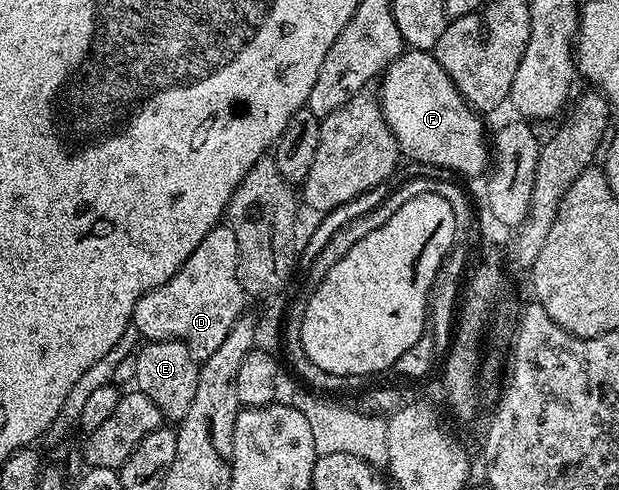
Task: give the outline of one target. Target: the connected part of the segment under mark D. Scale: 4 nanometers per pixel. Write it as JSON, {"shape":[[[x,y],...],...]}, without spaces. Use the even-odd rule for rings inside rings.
{"shape":[[[218,225],[199,241],[195,253],[183,261],[183,265],[163,285],[159,285],[154,291],[148,291],[139,301],[133,310],[132,330],[138,331],[145,341],[163,341],[164,339],[177,339],[193,355],[194,359],[200,361],[211,357],[219,345],[223,345],[223,337],[231,333],[235,321],[242,318],[247,296],[241,288],[241,282],[237,276],[237,242],[235,233],[228,225]]]}

